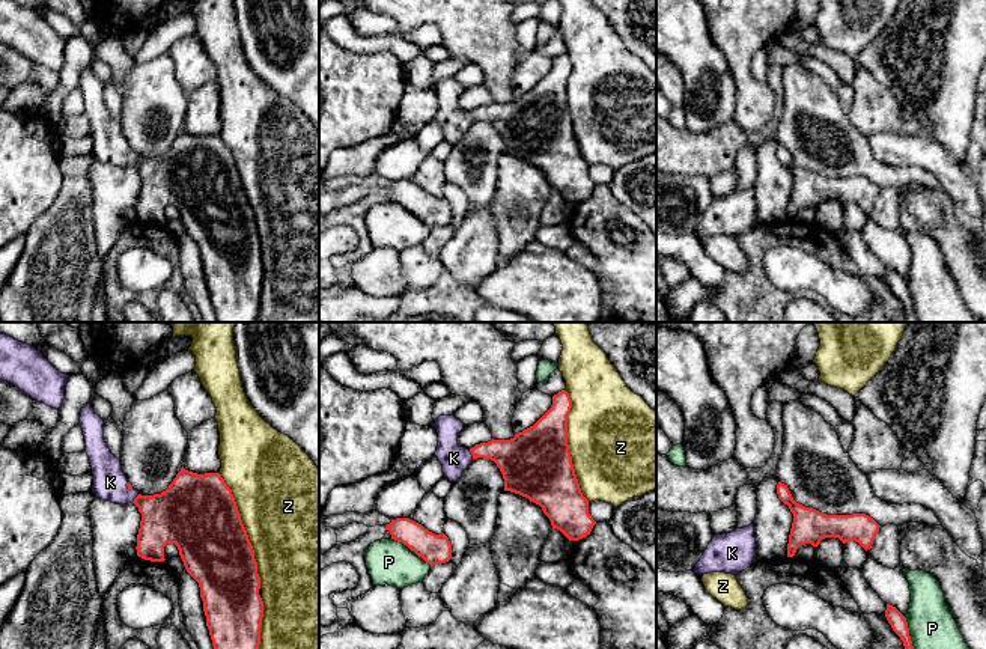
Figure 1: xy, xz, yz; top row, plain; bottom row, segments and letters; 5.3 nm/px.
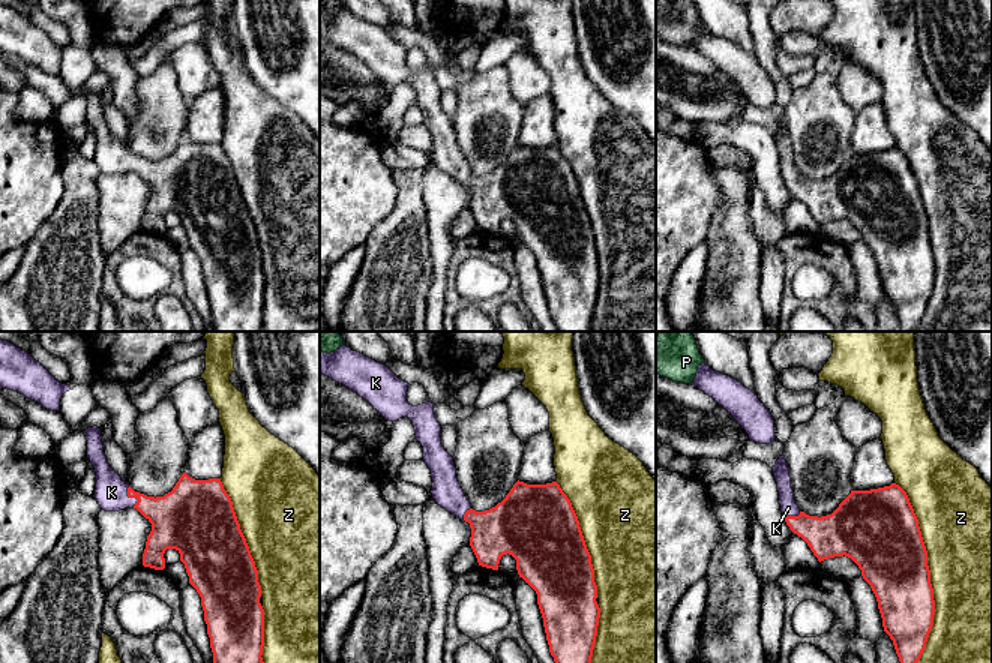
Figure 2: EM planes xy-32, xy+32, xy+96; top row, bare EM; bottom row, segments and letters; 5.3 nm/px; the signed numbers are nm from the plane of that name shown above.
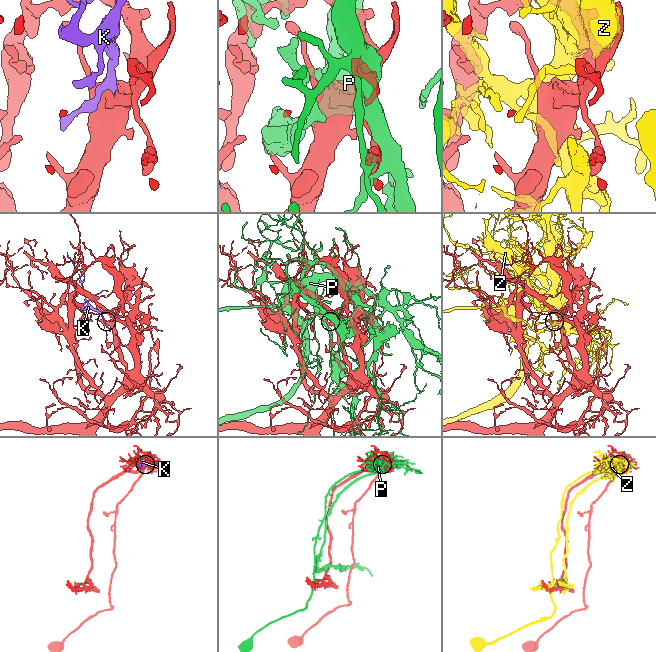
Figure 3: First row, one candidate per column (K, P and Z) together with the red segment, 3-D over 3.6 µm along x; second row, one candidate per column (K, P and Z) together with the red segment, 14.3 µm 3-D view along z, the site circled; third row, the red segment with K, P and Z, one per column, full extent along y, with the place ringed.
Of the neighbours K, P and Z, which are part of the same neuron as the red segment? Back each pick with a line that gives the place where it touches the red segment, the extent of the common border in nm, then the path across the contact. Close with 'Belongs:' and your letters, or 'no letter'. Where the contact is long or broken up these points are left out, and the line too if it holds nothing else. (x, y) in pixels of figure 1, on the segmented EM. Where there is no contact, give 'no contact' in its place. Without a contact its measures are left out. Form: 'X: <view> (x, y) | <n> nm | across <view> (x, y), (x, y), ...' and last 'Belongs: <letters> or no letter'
K: xz (471, 453) | 60 nm | across xz (518, 458), (503, 452), (471, 453), (453, 458)
Belongs: K

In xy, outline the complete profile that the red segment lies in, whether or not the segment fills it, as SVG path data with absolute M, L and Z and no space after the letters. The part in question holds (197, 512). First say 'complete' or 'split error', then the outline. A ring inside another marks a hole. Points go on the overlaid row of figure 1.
split error | M90 402L80 411L80 426L92 467L92 492L105 501L134 503L142 513L137 556L164 562L164 547L175 544L187 572L199 583L214 649L259 649L263 601L259 595L257 562L232 489L221 474L197 474L182 467L166 491L142 495L128 482L120 459L110 452L104 440L104 420L93 411Z

